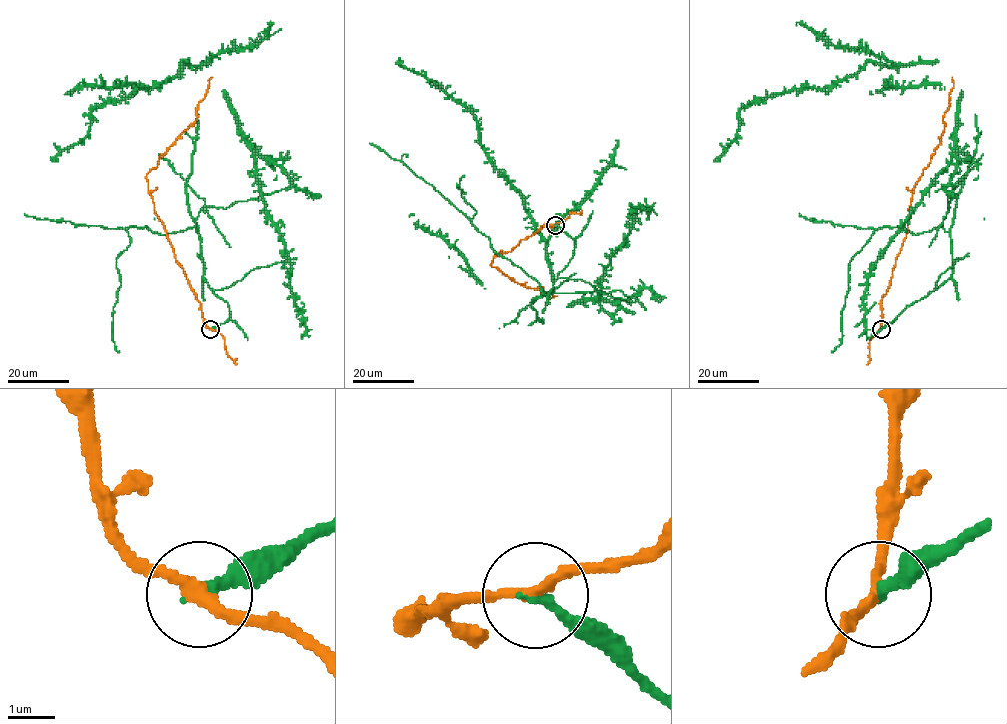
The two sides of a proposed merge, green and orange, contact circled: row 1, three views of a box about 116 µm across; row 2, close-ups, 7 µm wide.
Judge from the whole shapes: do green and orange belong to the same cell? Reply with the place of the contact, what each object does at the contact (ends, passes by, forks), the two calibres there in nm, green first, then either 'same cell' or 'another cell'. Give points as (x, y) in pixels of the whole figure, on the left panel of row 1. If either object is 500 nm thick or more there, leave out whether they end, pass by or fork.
at (210, 329); green ends there; orange passes by; 240 nm thick on the green side, 240 nm on the other; another cell

